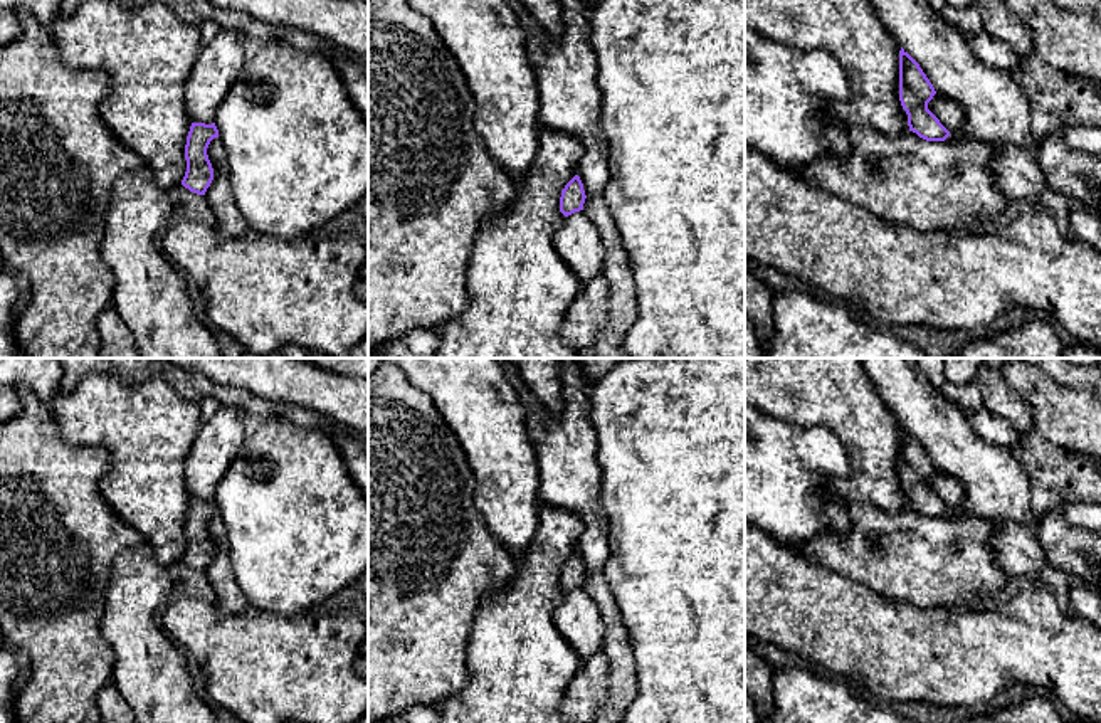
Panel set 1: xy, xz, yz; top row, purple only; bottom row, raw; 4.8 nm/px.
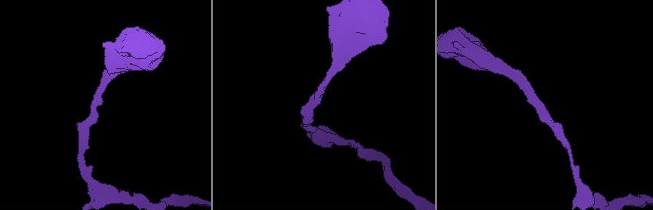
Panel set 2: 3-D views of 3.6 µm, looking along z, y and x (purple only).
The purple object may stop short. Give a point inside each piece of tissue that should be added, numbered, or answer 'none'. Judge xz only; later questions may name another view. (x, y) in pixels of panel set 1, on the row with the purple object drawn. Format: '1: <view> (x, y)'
none

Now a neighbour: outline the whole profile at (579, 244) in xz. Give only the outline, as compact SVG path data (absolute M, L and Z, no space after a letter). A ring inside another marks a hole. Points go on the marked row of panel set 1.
M583 210L565 217L563 227L553 239L553 247L583 282L602 276L603 242L595 224Z

